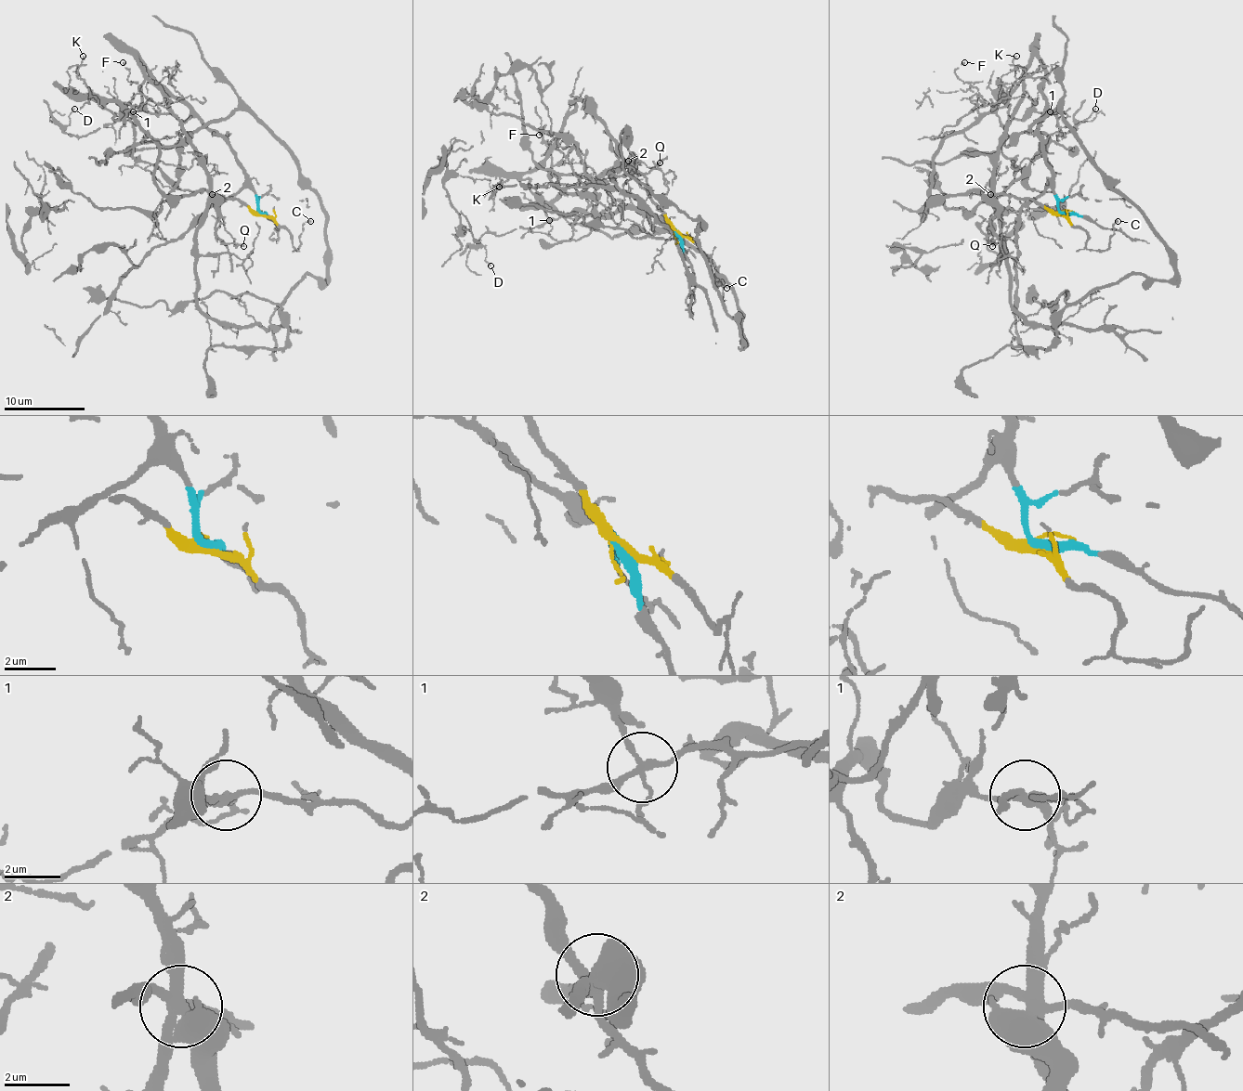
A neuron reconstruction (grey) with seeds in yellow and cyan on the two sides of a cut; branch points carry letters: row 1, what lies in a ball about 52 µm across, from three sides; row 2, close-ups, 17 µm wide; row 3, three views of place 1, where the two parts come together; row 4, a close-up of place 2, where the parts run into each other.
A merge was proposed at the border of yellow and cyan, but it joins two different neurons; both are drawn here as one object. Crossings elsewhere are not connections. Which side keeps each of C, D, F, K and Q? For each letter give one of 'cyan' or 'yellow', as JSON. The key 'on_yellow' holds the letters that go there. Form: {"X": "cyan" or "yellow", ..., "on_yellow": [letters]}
{"C": "yellow", "D": "cyan", "F": "cyan", "K": "yellow", "Q": "yellow", "on_yellow": ["C", "K", "Q"]}

